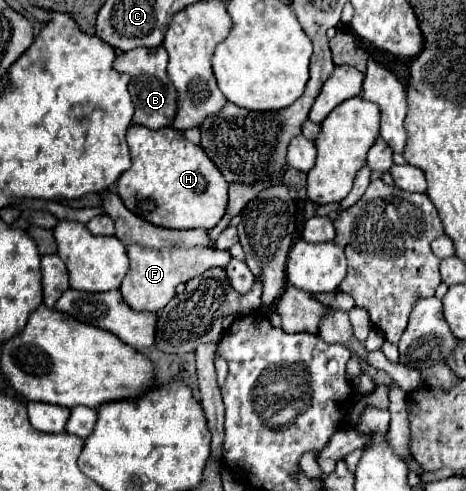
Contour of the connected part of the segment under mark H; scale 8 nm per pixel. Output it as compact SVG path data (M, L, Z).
M130 125L126 141L132 153L132 167L120 175L116 181L116 191L134 215L152 225L168 229L212 229L222 219L228 205L228 183L200 145L188 141L184 133L174 127L154 131L146 129L144 125Z

